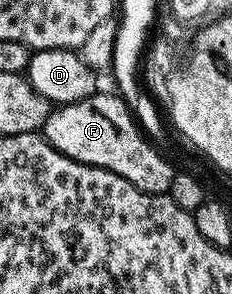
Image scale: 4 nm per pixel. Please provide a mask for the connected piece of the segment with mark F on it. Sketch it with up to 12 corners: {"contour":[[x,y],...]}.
{"contour":[[122,97],[52,108],[41,136],[75,161],[167,193],[171,166]]}

